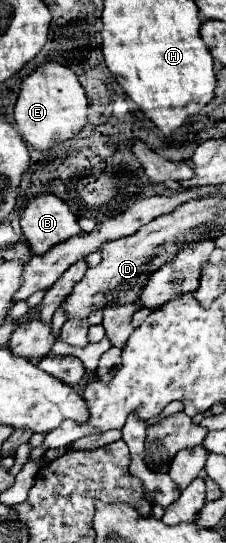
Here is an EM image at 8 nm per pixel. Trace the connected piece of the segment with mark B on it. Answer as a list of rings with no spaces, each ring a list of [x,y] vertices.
[[[51,194],[29,200],[21,216],[21,230],[37,256],[43,256],[55,244],[65,242],[71,236],[83,234],[69,206]]]

